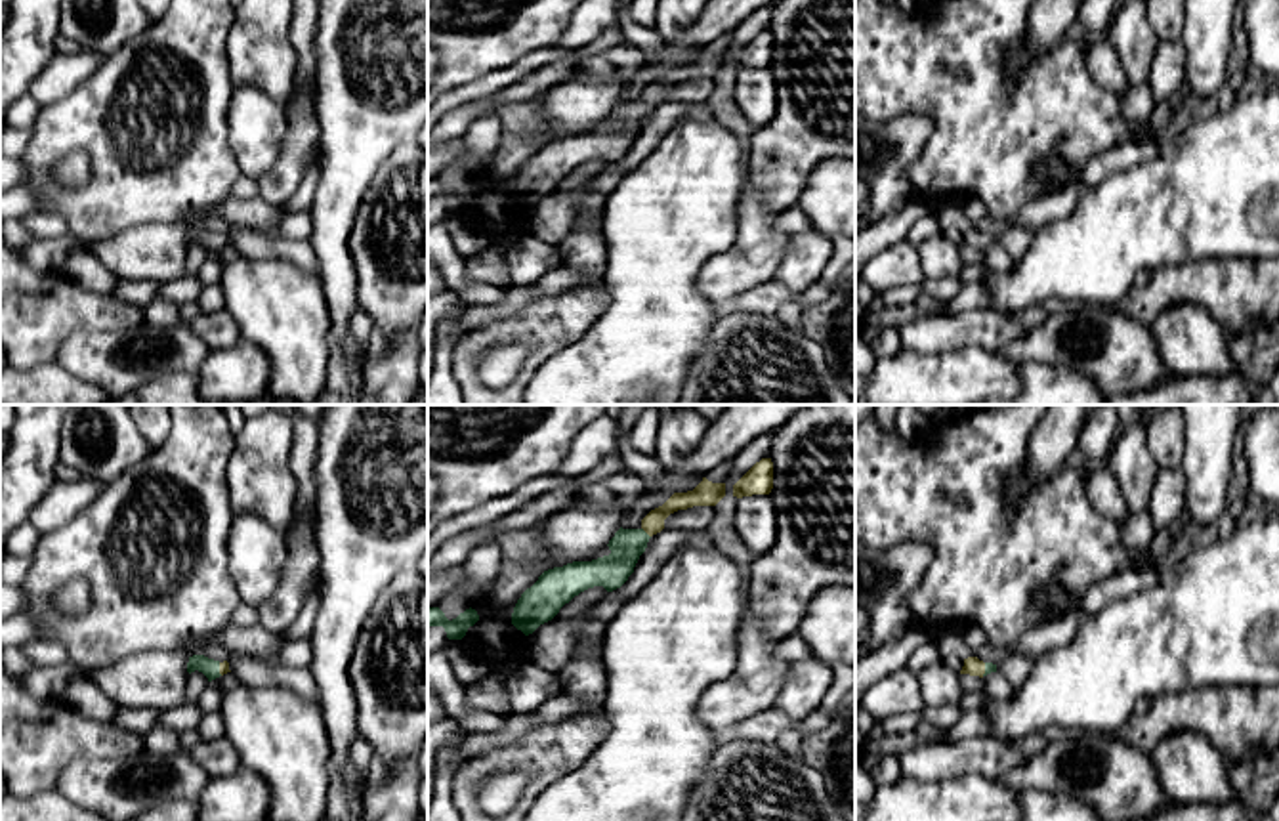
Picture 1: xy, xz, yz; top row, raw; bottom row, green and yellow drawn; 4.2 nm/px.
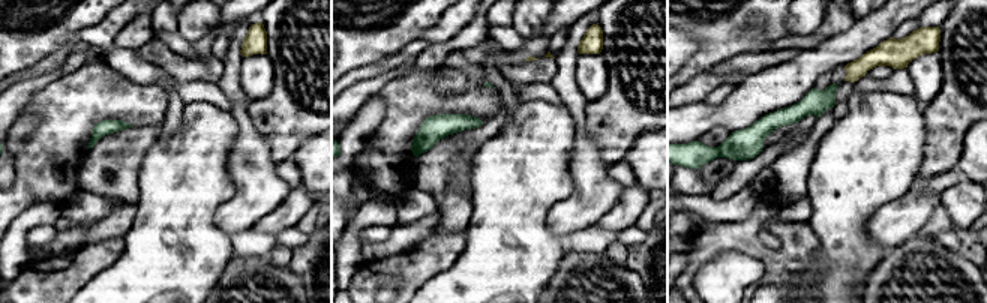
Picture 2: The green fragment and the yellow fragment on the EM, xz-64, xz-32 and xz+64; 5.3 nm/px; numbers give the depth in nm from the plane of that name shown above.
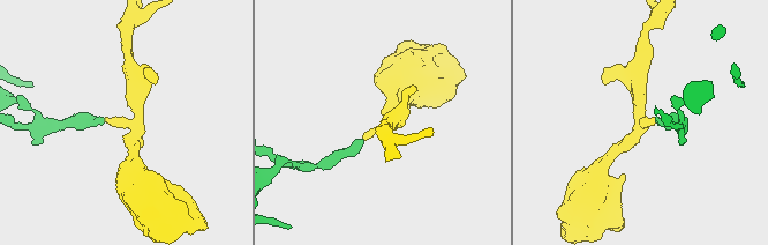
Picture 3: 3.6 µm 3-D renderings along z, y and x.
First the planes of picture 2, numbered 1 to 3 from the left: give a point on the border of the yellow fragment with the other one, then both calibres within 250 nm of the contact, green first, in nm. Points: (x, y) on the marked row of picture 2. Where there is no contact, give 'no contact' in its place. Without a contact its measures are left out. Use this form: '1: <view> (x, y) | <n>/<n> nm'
1: no contact
2: no contact
3: no contact

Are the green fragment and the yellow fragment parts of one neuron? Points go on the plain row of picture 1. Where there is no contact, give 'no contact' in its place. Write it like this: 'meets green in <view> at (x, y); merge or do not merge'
meets green in xz at (646, 105); merge

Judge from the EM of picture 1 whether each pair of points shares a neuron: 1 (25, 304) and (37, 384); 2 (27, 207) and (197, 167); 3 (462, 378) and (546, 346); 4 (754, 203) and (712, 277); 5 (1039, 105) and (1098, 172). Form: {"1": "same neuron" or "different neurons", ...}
{"1": "different neurons", "2": "different neurons", "3": "same neuron", "4": "same neuron", "5": "different neurons"}

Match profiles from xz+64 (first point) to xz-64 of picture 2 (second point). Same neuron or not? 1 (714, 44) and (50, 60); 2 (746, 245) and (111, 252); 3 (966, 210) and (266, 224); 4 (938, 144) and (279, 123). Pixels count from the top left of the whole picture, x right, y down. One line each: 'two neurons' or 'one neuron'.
1: two neurons
2: one neuron
3: one neuron
4: one neuron

